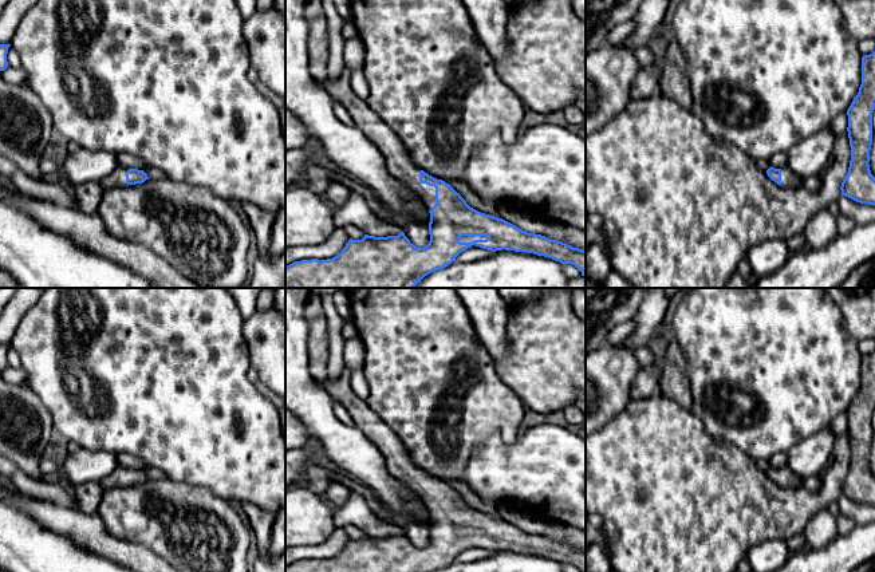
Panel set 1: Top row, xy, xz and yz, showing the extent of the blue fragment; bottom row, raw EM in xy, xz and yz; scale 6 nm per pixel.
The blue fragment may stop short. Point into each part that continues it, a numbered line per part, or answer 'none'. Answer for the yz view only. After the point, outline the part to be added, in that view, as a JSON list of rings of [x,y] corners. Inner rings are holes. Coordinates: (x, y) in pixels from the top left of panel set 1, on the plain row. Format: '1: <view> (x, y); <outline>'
none

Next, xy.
none

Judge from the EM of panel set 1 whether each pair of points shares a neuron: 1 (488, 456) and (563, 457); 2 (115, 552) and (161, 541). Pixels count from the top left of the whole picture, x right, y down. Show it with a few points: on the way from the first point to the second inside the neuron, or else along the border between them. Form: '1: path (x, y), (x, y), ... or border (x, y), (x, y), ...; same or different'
1: path (507, 458), (544, 458); same
2: border (114, 535), (141, 543), (161, 557); different

